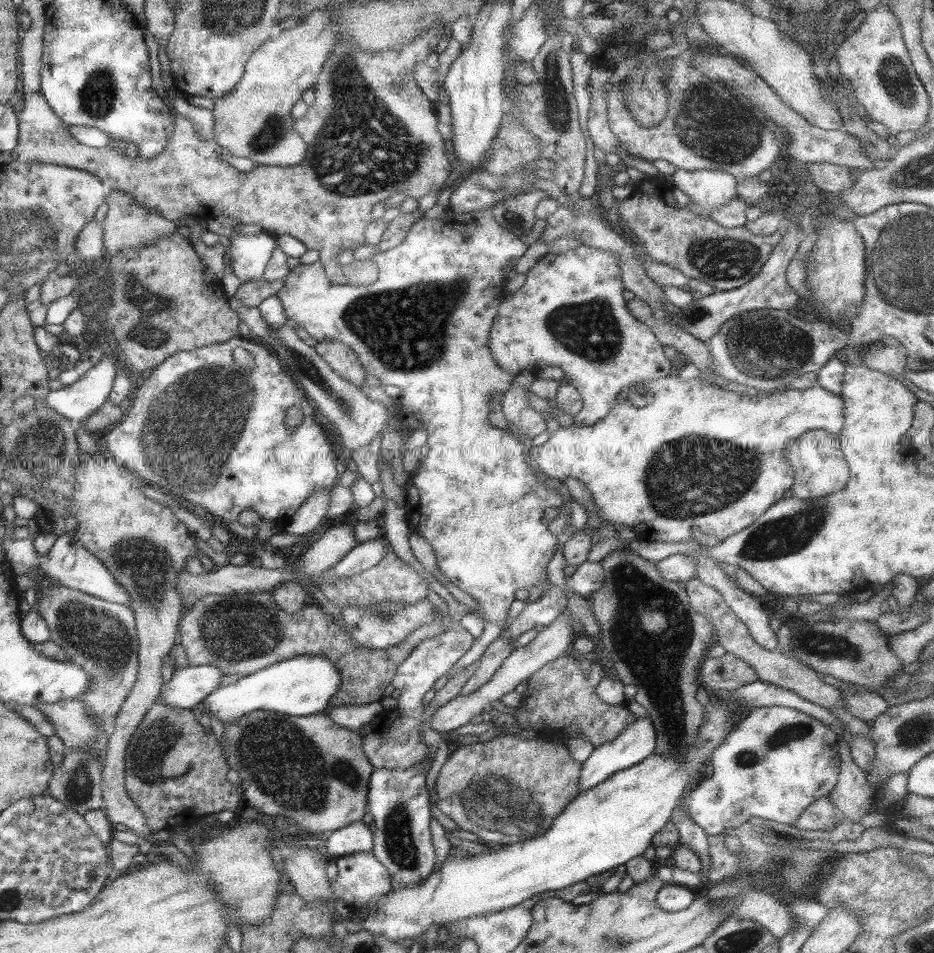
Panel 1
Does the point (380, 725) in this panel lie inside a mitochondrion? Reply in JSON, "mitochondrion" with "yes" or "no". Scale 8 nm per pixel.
{"mitochondrion":"no"}

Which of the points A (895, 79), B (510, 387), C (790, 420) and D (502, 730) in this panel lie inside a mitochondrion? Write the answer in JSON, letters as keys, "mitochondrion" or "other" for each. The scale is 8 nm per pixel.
{"A":"mitochondrion","B":"other","C":"other","D":"other"}

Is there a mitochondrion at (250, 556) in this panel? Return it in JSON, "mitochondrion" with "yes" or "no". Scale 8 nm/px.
{"mitochondrion":"no"}

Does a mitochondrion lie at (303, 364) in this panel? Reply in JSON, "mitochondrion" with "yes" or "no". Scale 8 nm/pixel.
{"mitochondrion":"yes"}

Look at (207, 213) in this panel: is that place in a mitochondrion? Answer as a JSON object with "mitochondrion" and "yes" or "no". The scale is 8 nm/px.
{"mitochondrion":"no"}

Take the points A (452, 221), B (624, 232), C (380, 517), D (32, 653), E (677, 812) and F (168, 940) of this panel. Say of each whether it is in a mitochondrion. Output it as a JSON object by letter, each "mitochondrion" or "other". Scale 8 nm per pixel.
{"A":"other","B":"other","C":"other","D":"other","E":"other","F":"other"}

